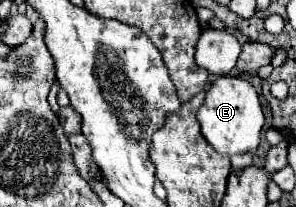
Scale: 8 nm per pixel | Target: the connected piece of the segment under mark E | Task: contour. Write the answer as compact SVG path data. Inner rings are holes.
M218 77L212 87L206 93L206 99L202 107L196 113L196 119L200 123L200 131L204 139L220 153L220 155L236 155L250 151L256 153L256 147L260 145L260 135L264 127L264 115L260 107L260 99L256 89L242 77Z

